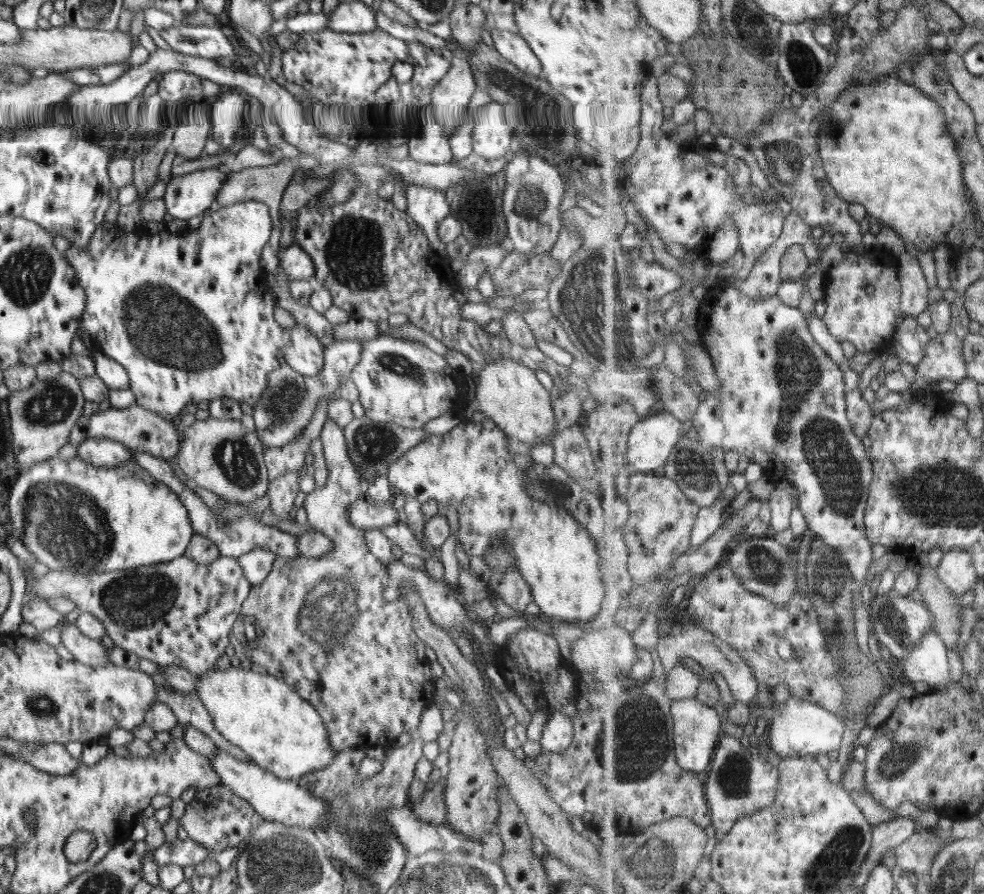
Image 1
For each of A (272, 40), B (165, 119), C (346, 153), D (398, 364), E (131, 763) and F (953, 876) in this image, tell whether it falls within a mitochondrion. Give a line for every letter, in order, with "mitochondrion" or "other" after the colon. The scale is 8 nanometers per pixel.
A: other
B: other
C: other
D: mitochondrion
E: other
F: mitochondrion

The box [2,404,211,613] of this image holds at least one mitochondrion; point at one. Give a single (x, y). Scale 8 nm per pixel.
(65, 518)

